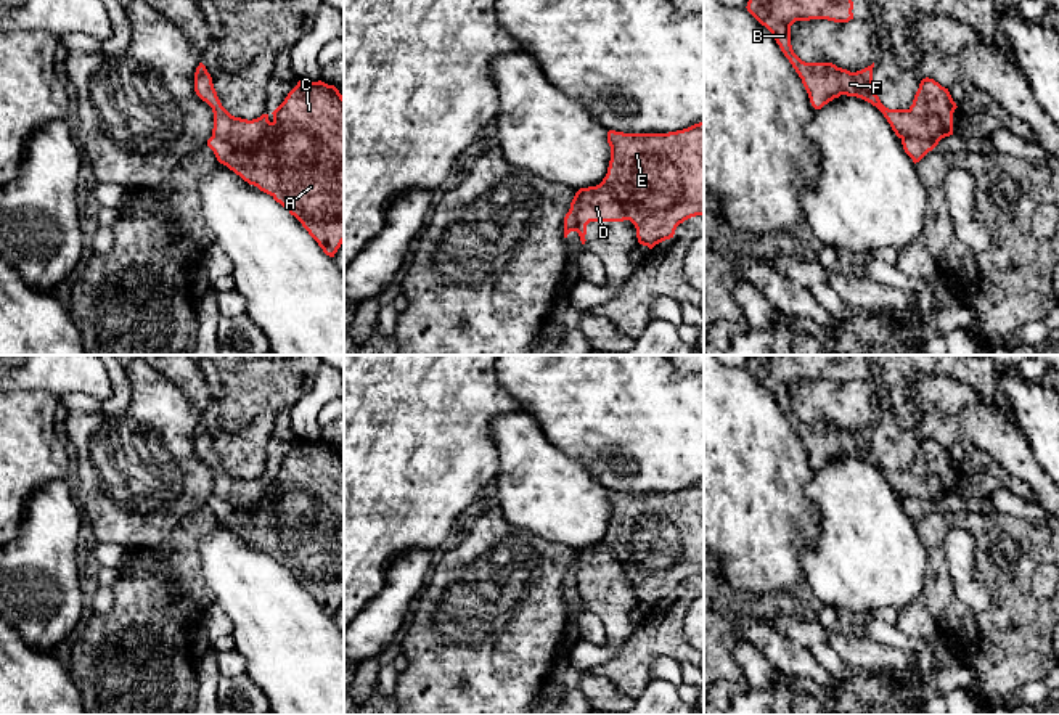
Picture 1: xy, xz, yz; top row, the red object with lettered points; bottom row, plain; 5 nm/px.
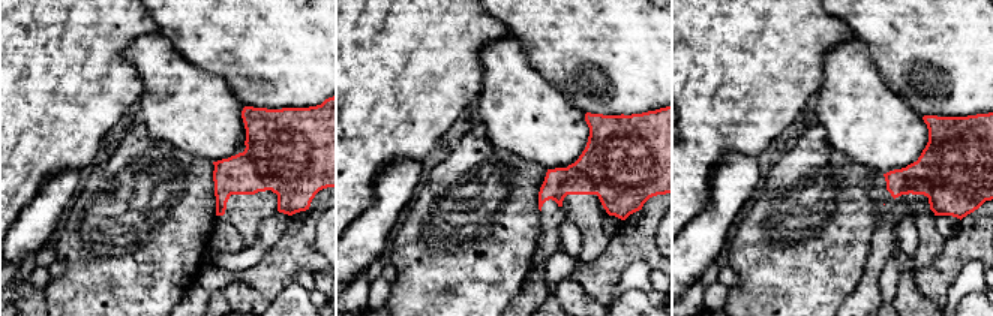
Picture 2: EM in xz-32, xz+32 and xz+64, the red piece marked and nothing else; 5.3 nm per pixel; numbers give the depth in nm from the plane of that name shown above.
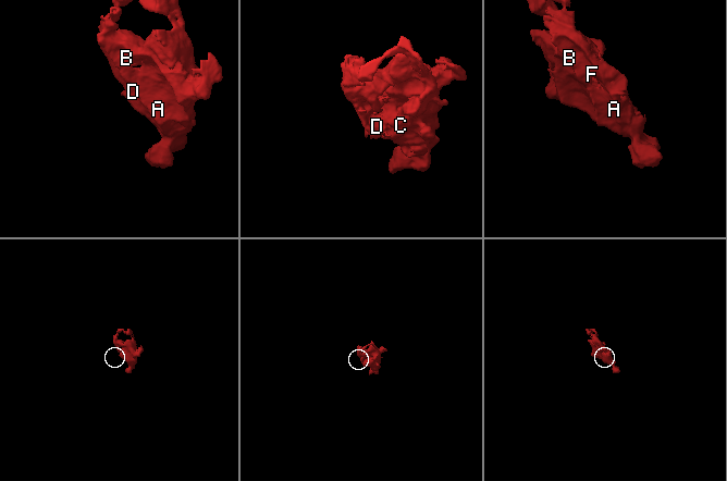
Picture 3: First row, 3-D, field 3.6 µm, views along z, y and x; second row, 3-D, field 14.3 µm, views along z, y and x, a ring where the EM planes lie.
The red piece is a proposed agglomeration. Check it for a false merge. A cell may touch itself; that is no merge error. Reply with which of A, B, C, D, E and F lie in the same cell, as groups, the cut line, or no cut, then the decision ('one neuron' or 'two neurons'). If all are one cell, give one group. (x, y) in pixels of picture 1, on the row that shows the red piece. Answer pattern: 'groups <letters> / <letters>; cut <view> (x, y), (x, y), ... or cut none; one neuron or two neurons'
groups A C E / B D F; cut xy (272, 122), (265, 134), (246, 148), (230, 145), (212, 135); two neurons

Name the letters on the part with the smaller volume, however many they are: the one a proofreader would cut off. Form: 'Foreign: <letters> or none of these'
Foreign: B, D, F

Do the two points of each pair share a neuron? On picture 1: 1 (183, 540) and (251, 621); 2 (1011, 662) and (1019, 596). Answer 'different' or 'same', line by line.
1: different
2: same

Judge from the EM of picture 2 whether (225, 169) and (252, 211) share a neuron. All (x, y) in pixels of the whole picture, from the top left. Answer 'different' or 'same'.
same

